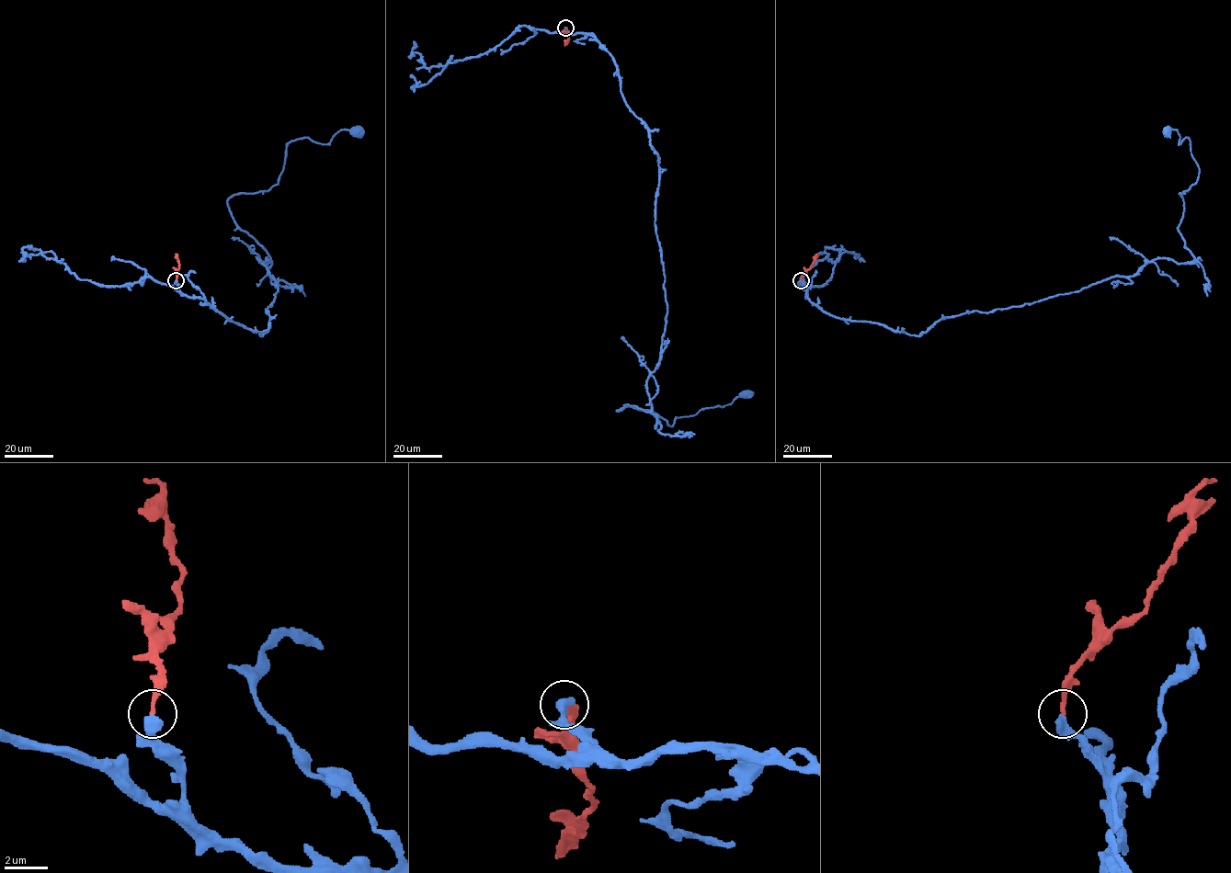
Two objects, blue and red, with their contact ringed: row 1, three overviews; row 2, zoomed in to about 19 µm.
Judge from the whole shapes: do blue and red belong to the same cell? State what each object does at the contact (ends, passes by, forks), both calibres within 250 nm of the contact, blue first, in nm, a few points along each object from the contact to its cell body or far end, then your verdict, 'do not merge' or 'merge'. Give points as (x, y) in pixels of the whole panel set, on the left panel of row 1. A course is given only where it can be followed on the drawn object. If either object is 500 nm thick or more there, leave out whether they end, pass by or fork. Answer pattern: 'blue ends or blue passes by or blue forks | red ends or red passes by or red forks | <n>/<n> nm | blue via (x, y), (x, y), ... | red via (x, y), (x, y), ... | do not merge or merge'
500/200 nm | blue via (176, 279), (266, 333), (268, 254), (227, 200), (279, 183), (290, 141), (357, 132) | red via (176, 279), (179, 268), (176, 254) | merge

